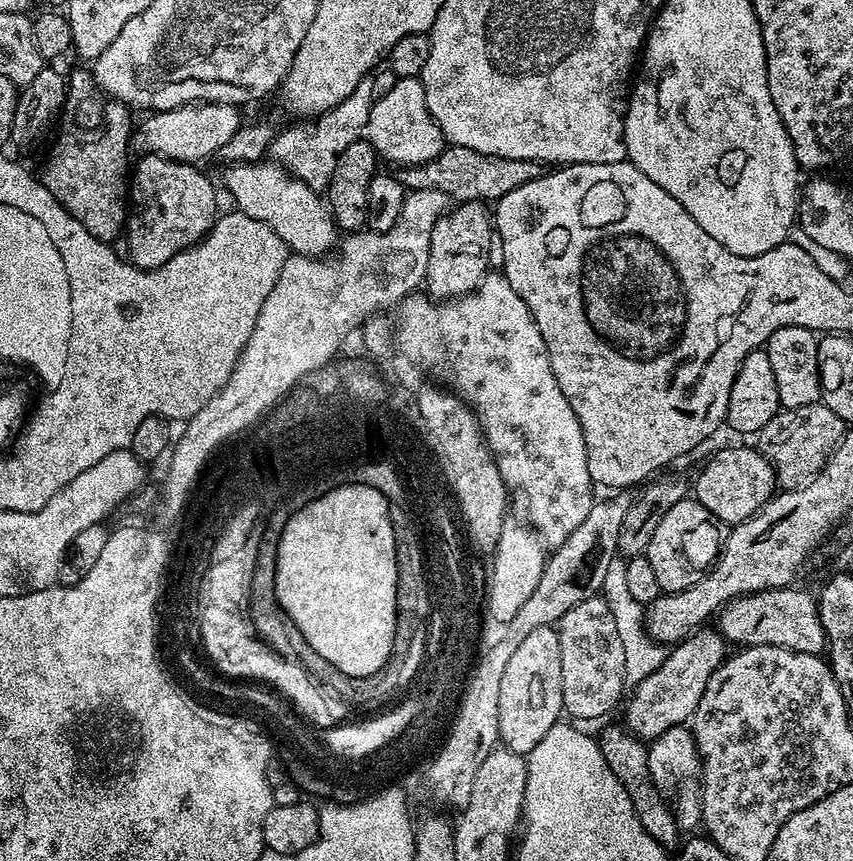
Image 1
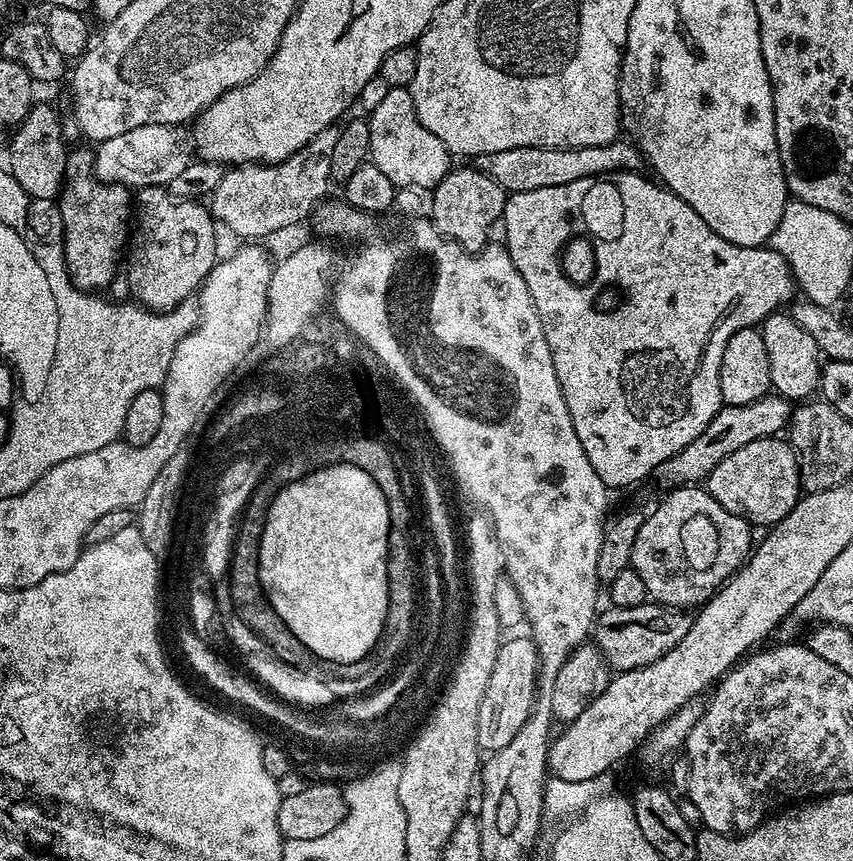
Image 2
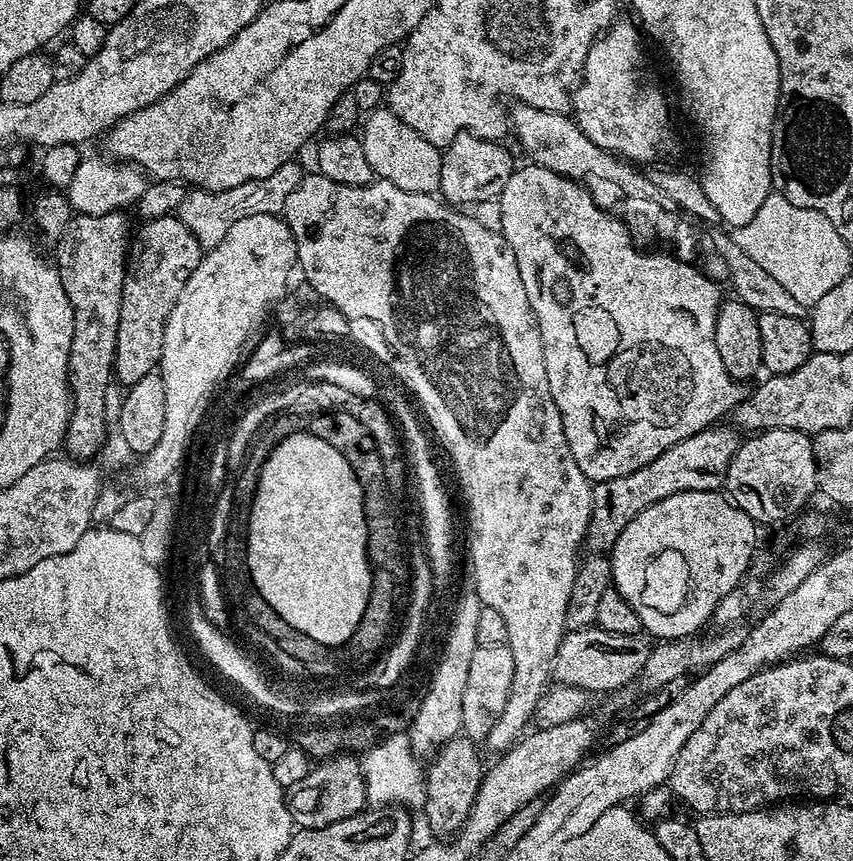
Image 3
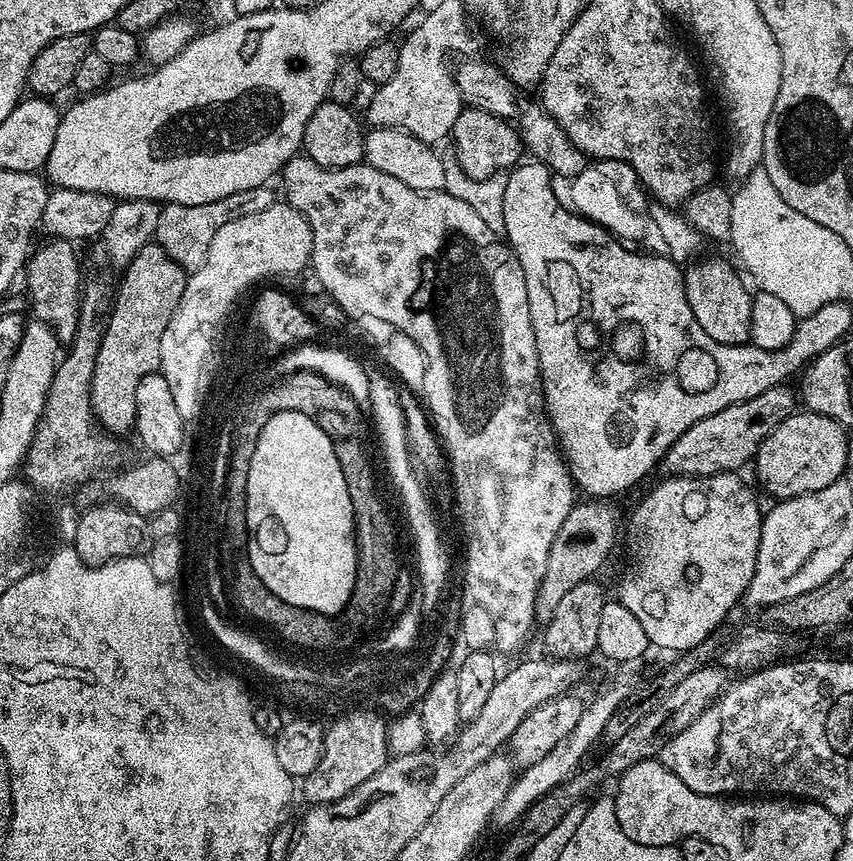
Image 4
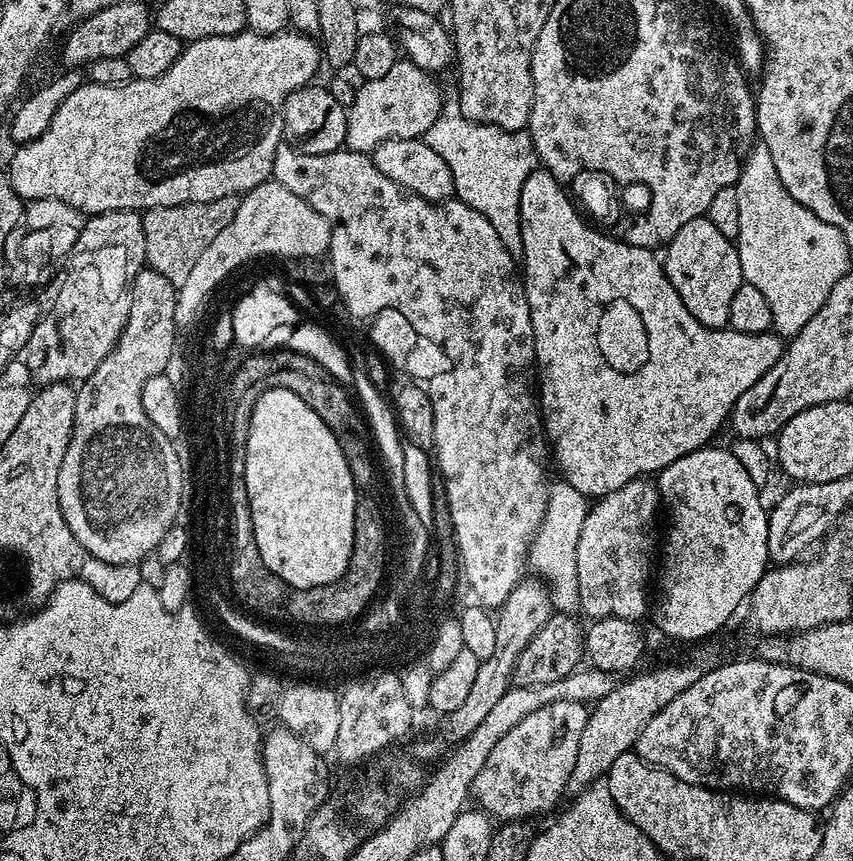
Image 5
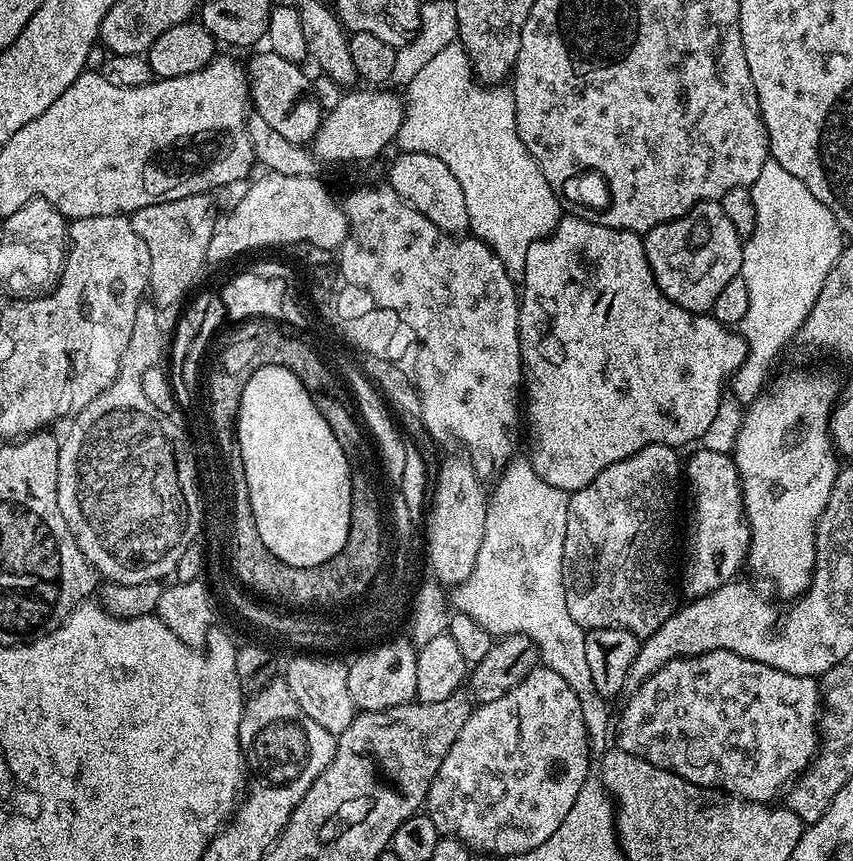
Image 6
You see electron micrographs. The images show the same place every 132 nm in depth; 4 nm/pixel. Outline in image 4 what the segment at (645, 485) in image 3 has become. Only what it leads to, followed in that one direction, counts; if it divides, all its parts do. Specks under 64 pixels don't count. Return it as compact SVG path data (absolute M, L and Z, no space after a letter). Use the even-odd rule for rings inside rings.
M777 386L768 388L766 394L758 394L746 402L738 402L734 406L726 406L726 410L718 410L718 414L710 414L710 418L702 418L702 422L694 422L658 465L659 471L664 471L663 475L668 478L699 478L702 476L713 476L719 472L736 472L743 464L751 465L756 459L756 451L762 446L762 442L771 432L780 425L788 416L792 415L797 407L798 400L788 388ZM588 498L583 502L572 505L570 514L566 514L566 522L562 522L562 530L558 530L554 538L554 546L550 546L546 574L542 574L536 595L537 621L546 622L552 617L566 590L574 590L574 586L584 580L593 579L596 571L607 562L616 544L616 527L620 524L620 516L612 502L604 498Z

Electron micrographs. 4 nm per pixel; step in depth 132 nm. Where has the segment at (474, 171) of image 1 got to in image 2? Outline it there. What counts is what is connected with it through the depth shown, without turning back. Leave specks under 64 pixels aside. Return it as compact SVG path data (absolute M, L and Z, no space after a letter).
M618 138L606 146L581 148L522 146L514 150L498 150L494 154L475 157L474 164L480 171L494 178L494 182L498 182L498 186L502 186L505 192L511 194L526 190L542 190L542 186L566 186L566 182L578 182L578 178L605 176L607 172L640 172L642 157L635 143Z

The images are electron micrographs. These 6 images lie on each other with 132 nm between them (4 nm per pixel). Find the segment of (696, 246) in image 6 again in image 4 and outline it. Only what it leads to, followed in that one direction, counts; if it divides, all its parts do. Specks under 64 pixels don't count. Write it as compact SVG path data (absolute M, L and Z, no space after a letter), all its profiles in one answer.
M708 260L705 264L700 263L689 263L683 269L686 302L690 302L690 310L694 310L698 326L702 326L702 330L706 330L706 334L719 344L749 343L753 293L748 292L749 285L745 277L739 271L736 273L724 260Z

